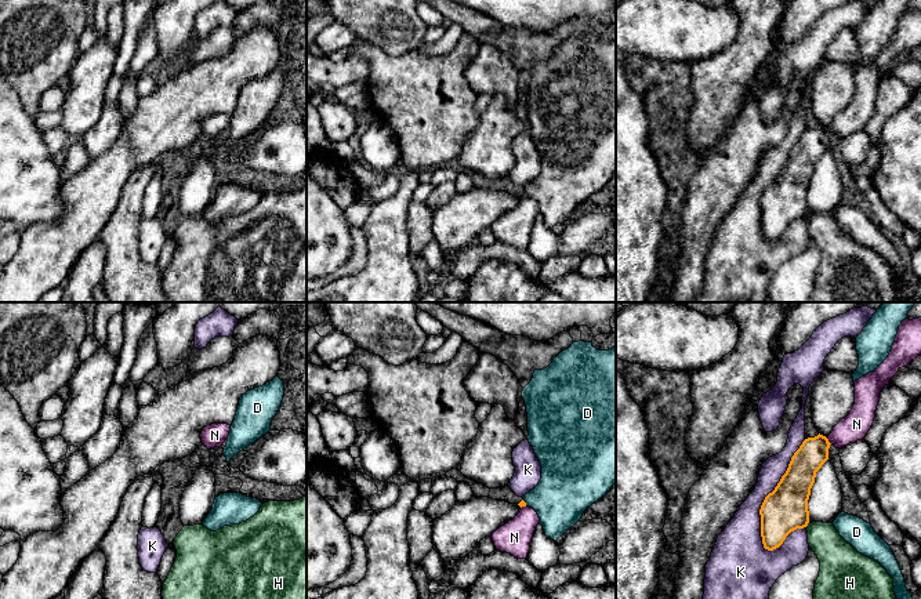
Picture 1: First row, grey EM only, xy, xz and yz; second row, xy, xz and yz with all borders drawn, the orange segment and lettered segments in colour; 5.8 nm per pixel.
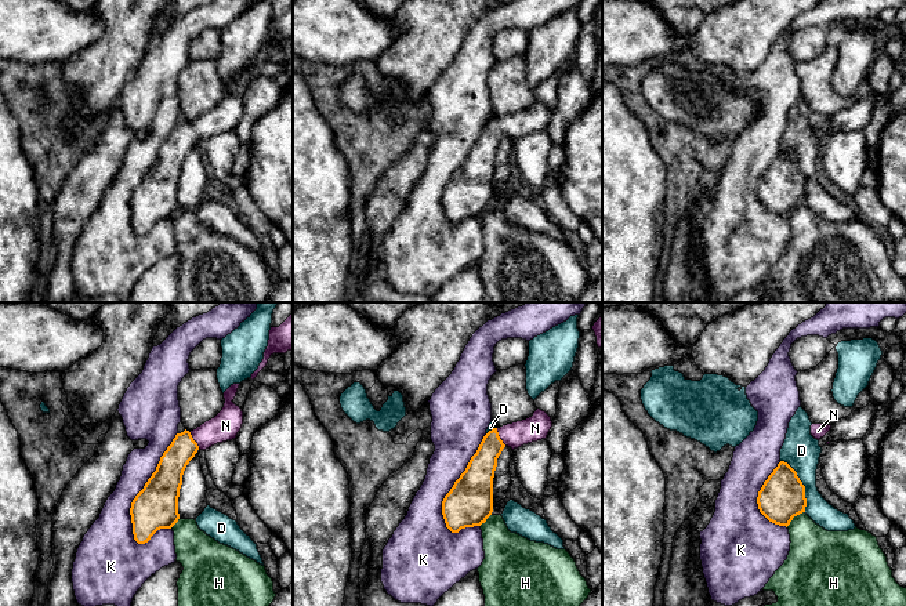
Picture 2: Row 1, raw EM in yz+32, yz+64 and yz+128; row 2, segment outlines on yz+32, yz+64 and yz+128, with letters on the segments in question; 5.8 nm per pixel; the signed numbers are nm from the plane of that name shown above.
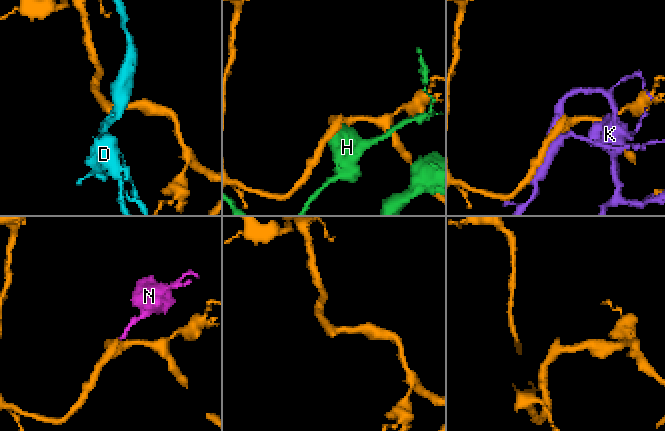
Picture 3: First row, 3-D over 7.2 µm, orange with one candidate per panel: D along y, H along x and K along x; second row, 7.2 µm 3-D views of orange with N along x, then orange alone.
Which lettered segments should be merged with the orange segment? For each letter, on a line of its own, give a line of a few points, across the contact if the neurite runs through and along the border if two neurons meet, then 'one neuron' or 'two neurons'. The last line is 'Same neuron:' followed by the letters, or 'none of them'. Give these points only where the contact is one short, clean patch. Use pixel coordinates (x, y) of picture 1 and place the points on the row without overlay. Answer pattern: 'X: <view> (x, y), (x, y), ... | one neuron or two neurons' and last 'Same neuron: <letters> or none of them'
D: two neurons
H: two neurons
K: two neurons
N: yz (813, 142), (827, 131), (838, 129), (856, 115) | one neuron
Same neuron: N

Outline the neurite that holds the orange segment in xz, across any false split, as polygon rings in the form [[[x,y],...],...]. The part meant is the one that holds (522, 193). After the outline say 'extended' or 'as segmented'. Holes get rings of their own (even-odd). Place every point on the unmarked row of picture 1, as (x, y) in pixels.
[[[523,190],[518,196],[521,197],[518,206],[490,228],[497,242],[511,244],[518,250],[526,250],[540,208]]]; extended

